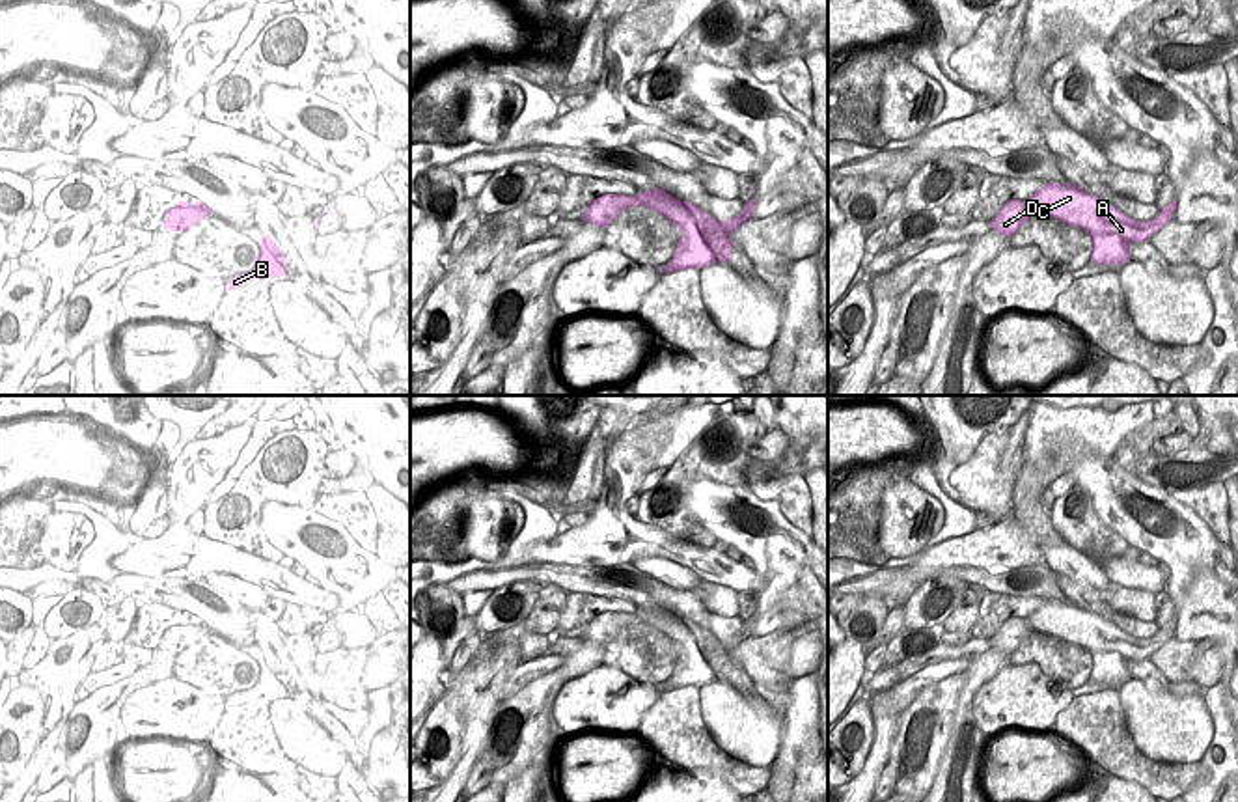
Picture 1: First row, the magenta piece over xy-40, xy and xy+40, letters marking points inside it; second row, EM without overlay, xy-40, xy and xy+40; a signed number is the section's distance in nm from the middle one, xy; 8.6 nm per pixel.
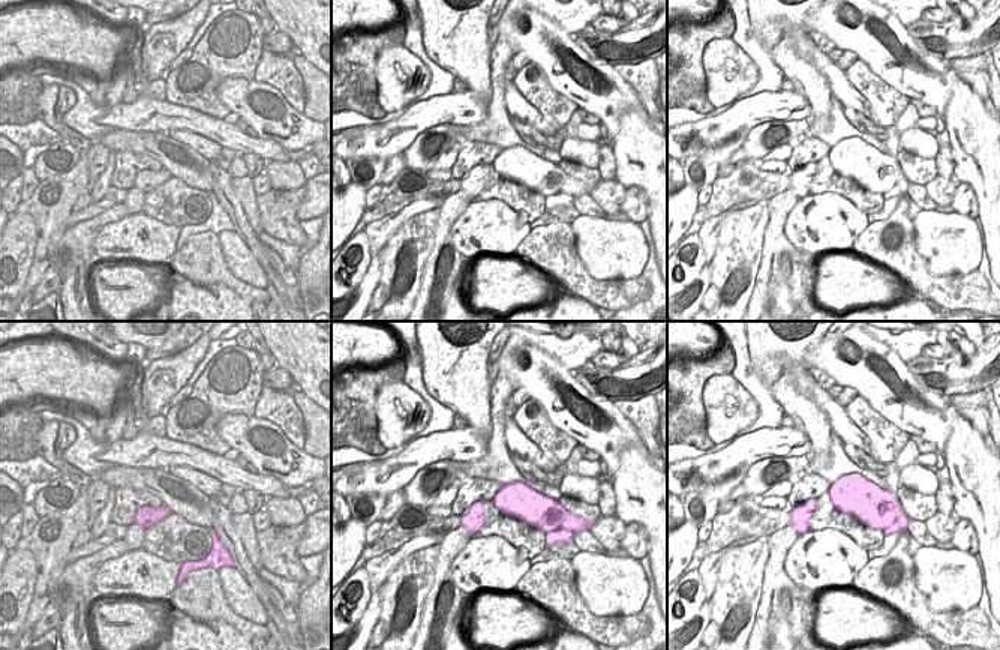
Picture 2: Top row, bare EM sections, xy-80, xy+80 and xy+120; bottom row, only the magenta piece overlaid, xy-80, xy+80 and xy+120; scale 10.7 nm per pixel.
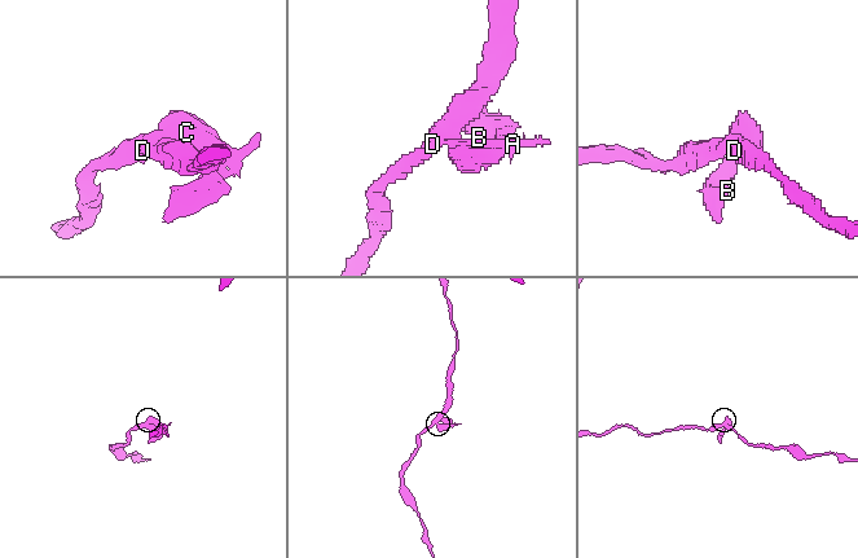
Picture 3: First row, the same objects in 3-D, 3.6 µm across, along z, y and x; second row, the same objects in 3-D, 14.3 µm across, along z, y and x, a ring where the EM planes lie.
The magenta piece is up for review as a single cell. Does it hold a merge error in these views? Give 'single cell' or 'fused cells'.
fused cells

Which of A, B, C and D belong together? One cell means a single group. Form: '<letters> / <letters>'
A B C / D

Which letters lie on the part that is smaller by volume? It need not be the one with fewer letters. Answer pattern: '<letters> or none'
A, B, C

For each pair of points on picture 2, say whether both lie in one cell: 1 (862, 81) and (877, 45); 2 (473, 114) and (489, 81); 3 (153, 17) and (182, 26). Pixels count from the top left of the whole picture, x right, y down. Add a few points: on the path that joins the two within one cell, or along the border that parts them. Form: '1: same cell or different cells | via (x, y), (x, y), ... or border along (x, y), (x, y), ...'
1: different cells | border along (859, 59), (895, 89)
2: different cells | border along (482, 105), (485, 108), (485, 119), (480, 122)
3: different cells | border along (180, 15), (150, 24), (143, 47)

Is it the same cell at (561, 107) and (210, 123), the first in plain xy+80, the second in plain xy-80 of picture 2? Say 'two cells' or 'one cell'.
two cells

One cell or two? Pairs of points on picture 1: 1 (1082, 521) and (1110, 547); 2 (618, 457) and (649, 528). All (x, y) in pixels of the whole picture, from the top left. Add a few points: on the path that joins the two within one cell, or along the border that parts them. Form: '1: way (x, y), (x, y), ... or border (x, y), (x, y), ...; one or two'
1: way (1089, 528), (1102, 541); one
2: way (621, 478), (619, 511), (629, 521); one

